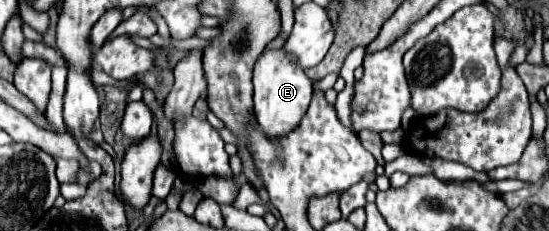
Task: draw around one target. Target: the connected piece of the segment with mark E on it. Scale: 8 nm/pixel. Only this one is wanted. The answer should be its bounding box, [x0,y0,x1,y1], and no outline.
[253,49,313,141]

